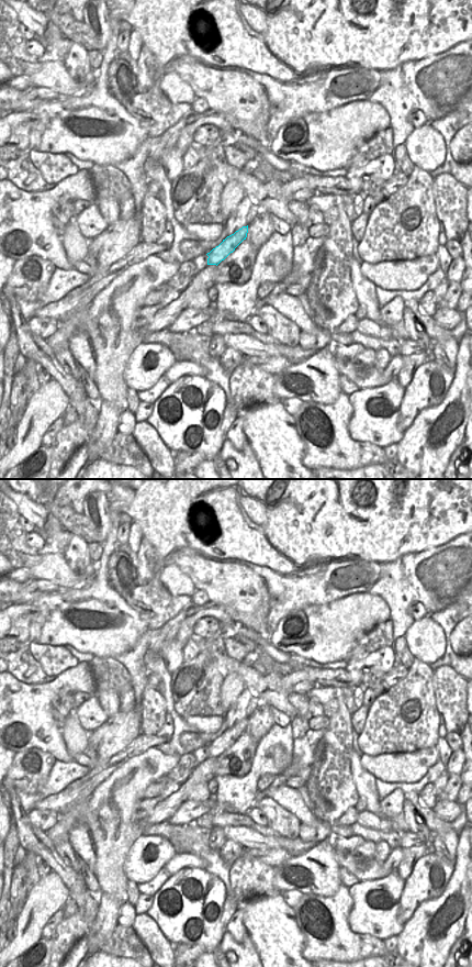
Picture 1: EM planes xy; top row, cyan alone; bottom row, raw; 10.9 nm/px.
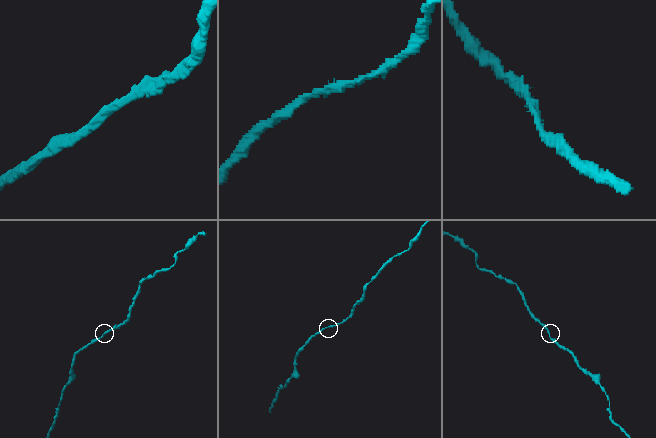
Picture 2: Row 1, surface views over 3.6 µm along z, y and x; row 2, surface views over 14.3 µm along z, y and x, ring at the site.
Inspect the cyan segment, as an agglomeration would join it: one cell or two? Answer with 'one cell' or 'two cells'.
one cell

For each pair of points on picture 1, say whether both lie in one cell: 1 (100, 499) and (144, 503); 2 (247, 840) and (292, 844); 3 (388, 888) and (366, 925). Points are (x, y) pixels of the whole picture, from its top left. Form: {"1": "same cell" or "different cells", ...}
{"1": "different cells", "2": "same cell", "3": "same cell"}

